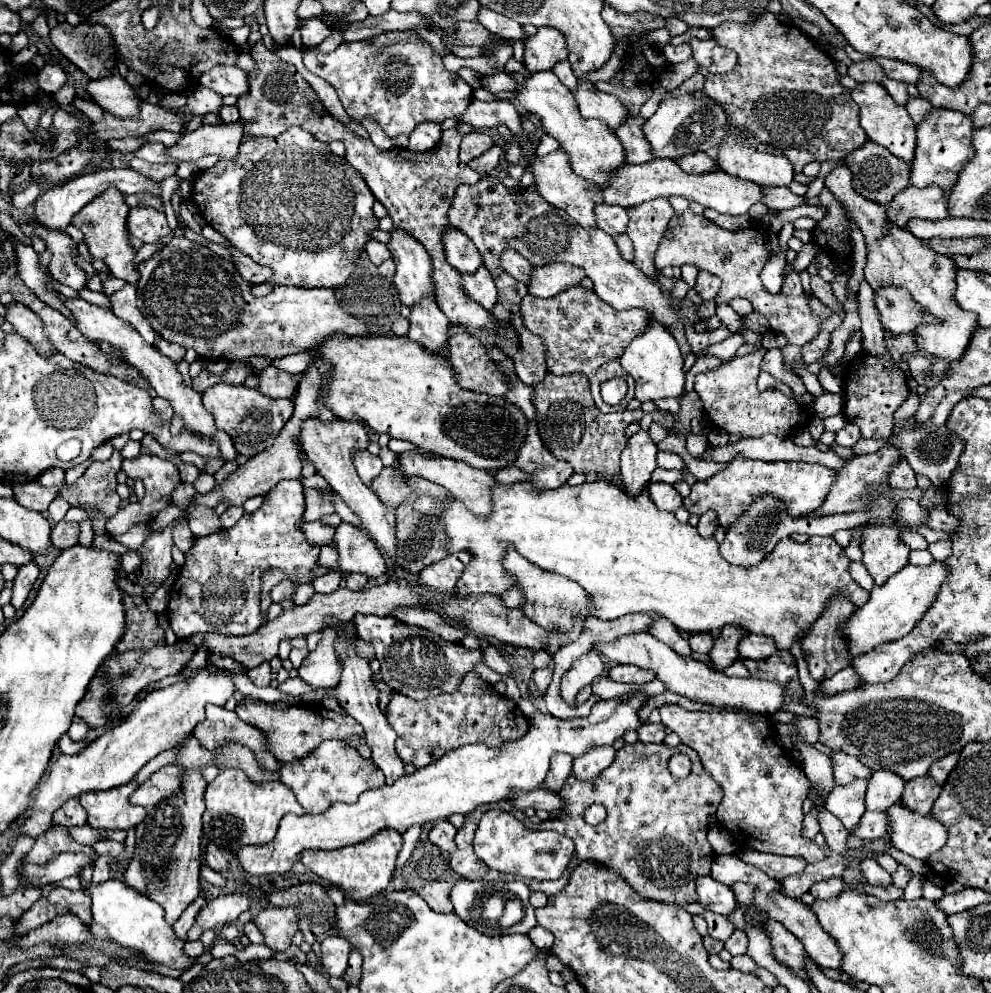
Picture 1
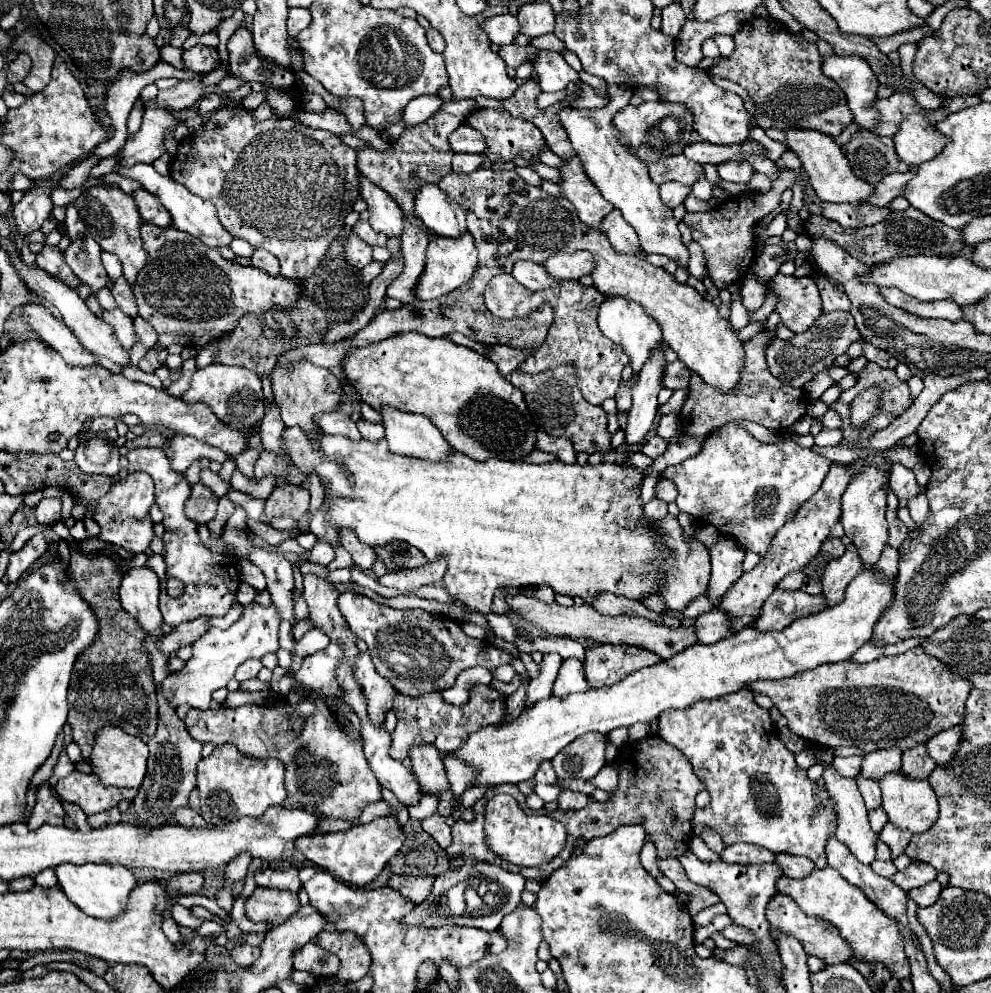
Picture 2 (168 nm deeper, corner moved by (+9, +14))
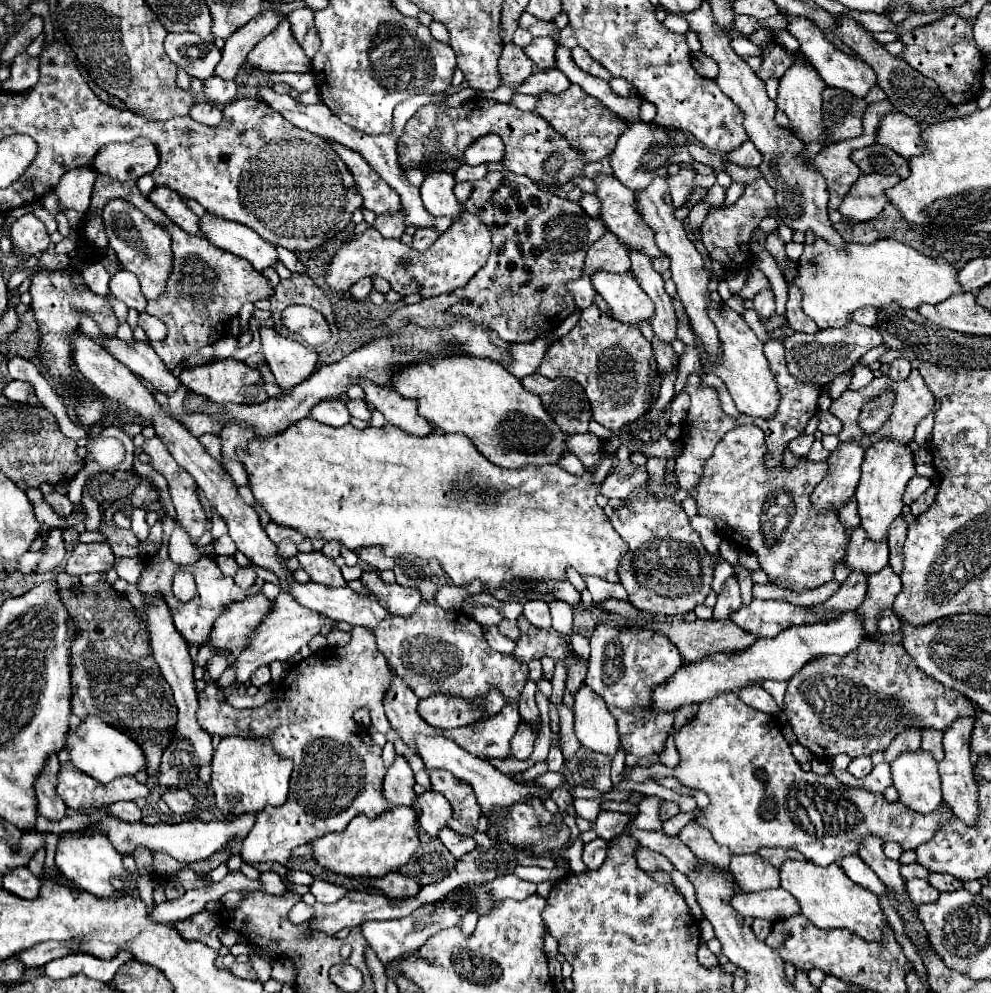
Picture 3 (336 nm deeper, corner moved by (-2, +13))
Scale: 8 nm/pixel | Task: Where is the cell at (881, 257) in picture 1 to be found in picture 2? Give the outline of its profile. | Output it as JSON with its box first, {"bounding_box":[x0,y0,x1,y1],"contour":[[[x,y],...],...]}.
{"bounding_box":[786,130,874,204],"contour":[[[786,130],[788,136],[788,148],[792,148],[798,158],[802,160],[802,166],[808,174],[808,182],[812,184],[812,188],[816,190],[820,200],[826,202],[850,202],[850,204],[864,204],[872,194],[874,194],[874,186],[856,178],[852,174],[850,162],[844,158],[840,146],[834,142],[832,136],[814,132],[814,130]]]}

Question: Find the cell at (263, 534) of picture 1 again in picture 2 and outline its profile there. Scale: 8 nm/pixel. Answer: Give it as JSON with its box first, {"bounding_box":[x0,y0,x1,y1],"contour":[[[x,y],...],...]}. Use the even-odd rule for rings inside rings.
{"bounding_box":[126,448,240,626],"contour":[[[136,448],[126,454],[132,468],[148,472],[156,484],[156,504],[164,514],[164,560],[166,560],[166,578],[160,586],[160,612],[164,622],[170,626],[178,626],[180,622],[194,620],[200,616],[224,616],[232,604],[236,602],[236,592],[240,586],[238,560],[232,554],[212,554],[198,536],[198,524],[186,518],[184,502],[190,494],[190,486],[186,478],[170,468],[166,454],[160,448]],[[178,578],[184,584],[184,594],[178,598],[168,596],[166,580]]]}

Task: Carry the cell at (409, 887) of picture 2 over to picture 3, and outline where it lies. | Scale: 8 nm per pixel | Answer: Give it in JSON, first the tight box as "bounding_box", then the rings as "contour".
{"bounding_box":[363,871,419,899],"contour":[[[391,871],[389,875],[385,875],[381,879],[365,879],[363,883],[367,883],[373,889],[379,889],[385,897],[391,897],[391,899],[415,895],[415,891],[419,891],[419,883],[415,883],[413,879],[403,877],[397,871]]]}

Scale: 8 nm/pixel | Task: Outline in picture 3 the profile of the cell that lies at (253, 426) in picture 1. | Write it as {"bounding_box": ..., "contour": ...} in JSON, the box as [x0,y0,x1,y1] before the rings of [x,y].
{"bounding_box":[179,359,267,405],"contour":[[[219,359],[219,361],[213,361],[209,365],[185,369],[185,371],[181,371],[179,379],[187,389],[209,397],[215,403],[247,403],[247,405],[253,405],[253,403],[267,401],[267,393],[265,393],[263,379],[261,379],[259,371],[247,367],[243,361],[237,361],[237,359]]]}

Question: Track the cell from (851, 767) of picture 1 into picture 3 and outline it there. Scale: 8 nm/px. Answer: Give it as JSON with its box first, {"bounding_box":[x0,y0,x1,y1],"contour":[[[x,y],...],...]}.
{"bounding_box":[847,757,873,779],"contour":[[[857,757],[857,759],[853,759],[853,763],[847,767],[847,771],[849,771],[853,777],[857,777],[857,779],[867,777],[867,775],[871,773],[871,769],[873,769],[873,763],[871,763],[869,757]]]}

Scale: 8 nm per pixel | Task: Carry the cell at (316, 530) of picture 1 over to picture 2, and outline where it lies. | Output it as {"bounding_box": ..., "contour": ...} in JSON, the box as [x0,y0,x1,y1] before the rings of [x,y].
{"bounding_box":[230,470,276,502],"contour":[[[234,470],[230,484],[232,484],[236,490],[240,490],[240,492],[252,496],[252,498],[266,502],[268,496],[272,494],[274,486],[276,486],[276,478],[274,478],[272,474],[268,474],[268,476],[264,476],[264,478],[258,480],[258,478],[254,478],[254,476],[252,476],[252,478],[244,476],[240,470]]]}

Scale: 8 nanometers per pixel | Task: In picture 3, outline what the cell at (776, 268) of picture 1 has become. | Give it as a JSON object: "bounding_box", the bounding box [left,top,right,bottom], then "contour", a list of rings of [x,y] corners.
{"bounding_box":[741,309,769,343],"contour":[[[753,309],[745,311],[741,317],[743,317],[743,321],[745,321],[745,323],[747,323],[747,325],[749,325],[753,331],[755,331],[755,335],[759,337],[759,341],[761,341],[761,343],[767,343],[767,341],[769,341],[769,337],[767,337],[767,331],[765,331],[765,327],[761,325],[761,321],[759,321],[759,315],[757,315]]]}

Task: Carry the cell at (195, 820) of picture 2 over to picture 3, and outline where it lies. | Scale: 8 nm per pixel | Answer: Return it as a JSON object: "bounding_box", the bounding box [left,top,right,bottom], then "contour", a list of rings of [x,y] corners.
{"bounding_box":[161,787,195,815],"contour":[[[183,787],[161,789],[161,799],[169,805],[173,815],[189,815],[195,809],[195,799]]]}

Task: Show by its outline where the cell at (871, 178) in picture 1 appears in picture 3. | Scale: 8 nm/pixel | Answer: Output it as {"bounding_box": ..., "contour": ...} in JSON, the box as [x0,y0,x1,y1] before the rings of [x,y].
{"bounding_box":[851,143,909,179],"contour":[[[877,143],[853,151],[851,161],[861,169],[861,173],[883,171],[885,175],[899,175],[903,179],[909,175],[907,159],[903,159],[901,155],[897,155],[889,147],[879,147]]]}

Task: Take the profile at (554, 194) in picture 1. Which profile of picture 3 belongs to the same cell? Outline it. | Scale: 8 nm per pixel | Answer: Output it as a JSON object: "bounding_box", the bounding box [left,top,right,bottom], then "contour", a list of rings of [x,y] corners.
{"bounding_box":[595,175,665,259],"contour":[[[599,175],[595,179],[597,183],[597,191],[595,195],[601,199],[603,203],[603,223],[615,231],[615,235],[619,235],[621,243],[627,243],[629,249],[635,249],[635,251],[641,251],[643,255],[655,259],[655,257],[665,257],[665,253],[655,245],[655,233],[653,229],[643,221],[643,215],[637,211],[635,207],[635,193],[633,191],[627,191],[627,187],[623,187],[613,175]]]}

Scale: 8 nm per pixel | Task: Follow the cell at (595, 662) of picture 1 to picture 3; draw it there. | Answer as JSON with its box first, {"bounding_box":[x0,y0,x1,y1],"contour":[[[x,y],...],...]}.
{"bounding_box":[575,685,621,757],"contour":[[[587,685],[575,695],[575,735],[591,751],[613,757],[621,745],[615,717]]]}

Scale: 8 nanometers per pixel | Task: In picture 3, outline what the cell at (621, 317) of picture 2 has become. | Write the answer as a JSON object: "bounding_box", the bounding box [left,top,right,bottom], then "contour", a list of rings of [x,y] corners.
{"bounding_box":[591,271,655,325],"contour":[[[595,271],[591,275],[591,285],[595,291],[607,301],[607,305],[613,311],[613,319],[637,325],[641,319],[651,319],[655,307],[647,295],[643,295],[643,289],[639,283],[635,283],[635,275],[631,273],[609,273],[609,271]]]}

